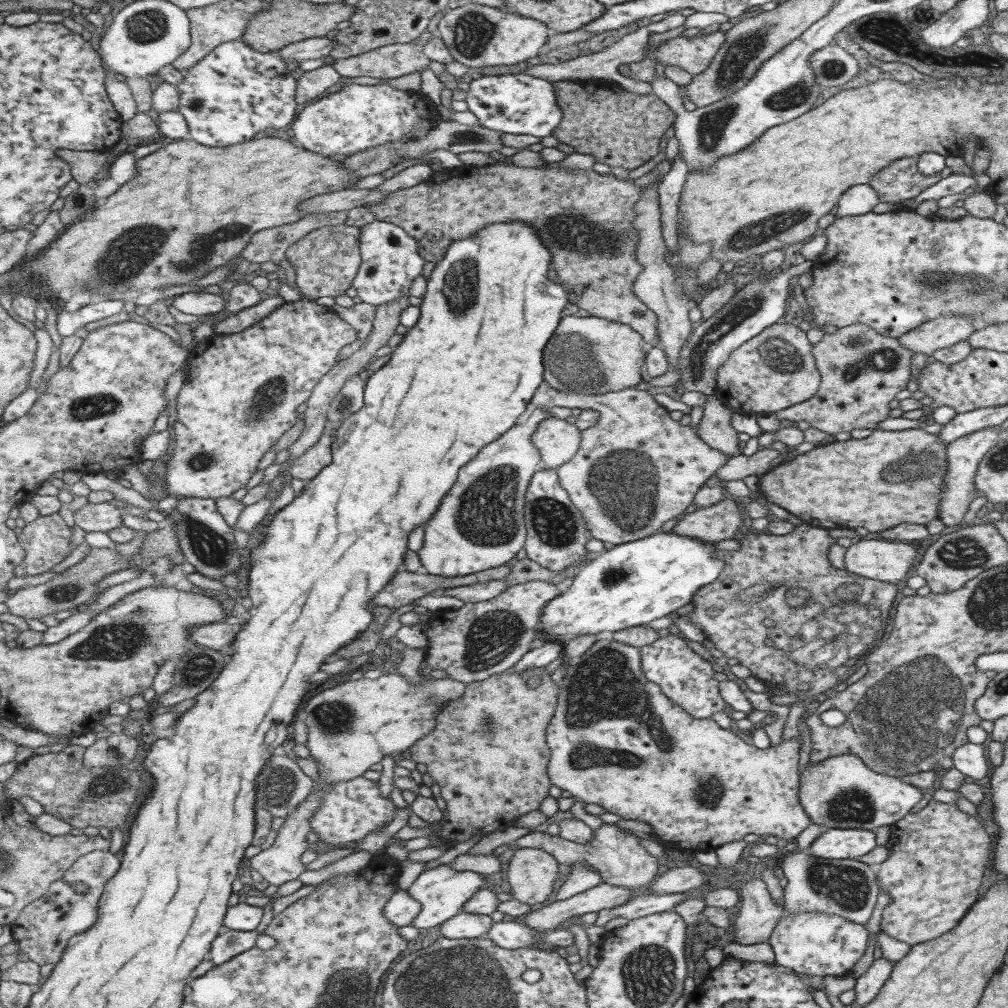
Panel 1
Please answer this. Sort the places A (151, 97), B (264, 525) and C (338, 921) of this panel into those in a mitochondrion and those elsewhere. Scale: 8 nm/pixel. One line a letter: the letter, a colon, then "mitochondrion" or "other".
A: other
B: other
C: other

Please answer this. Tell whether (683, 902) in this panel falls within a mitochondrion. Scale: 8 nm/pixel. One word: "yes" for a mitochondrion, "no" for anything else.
no

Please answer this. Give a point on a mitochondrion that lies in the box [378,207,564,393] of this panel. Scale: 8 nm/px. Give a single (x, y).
(462, 286)

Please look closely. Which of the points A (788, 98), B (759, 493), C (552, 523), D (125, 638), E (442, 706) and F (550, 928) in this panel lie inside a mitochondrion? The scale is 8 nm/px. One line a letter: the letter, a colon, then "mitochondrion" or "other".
A: mitochondrion
B: other
C: mitochondrion
D: mitochondrion
E: other
F: other

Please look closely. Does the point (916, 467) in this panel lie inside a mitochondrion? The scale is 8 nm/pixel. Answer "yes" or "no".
yes

